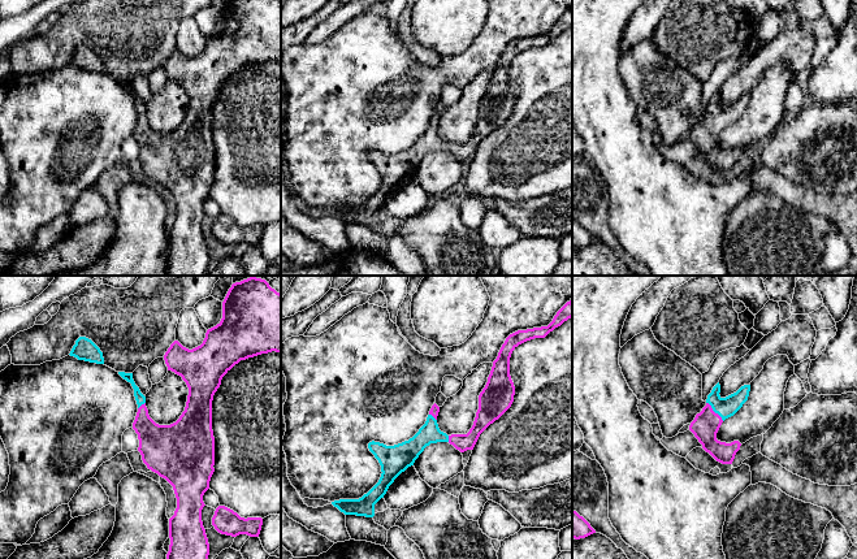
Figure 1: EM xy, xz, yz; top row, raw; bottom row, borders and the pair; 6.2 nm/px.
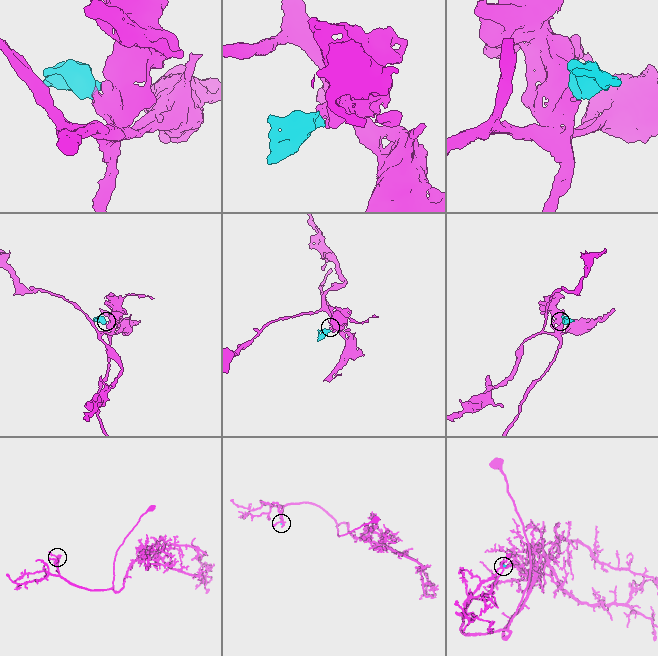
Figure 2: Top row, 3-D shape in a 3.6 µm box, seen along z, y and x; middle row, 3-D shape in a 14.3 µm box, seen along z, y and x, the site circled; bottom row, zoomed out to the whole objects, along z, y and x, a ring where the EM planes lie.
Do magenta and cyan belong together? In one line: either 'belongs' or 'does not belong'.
belongs

